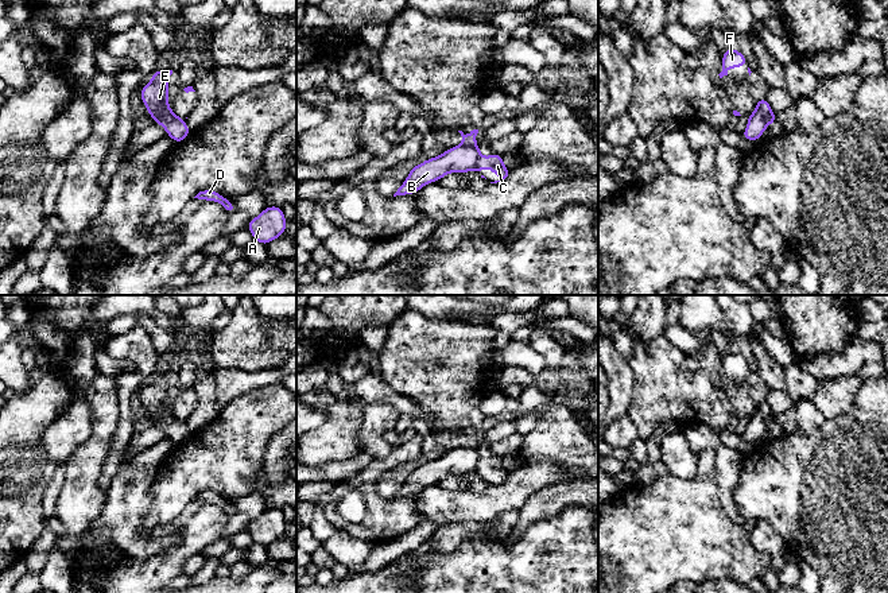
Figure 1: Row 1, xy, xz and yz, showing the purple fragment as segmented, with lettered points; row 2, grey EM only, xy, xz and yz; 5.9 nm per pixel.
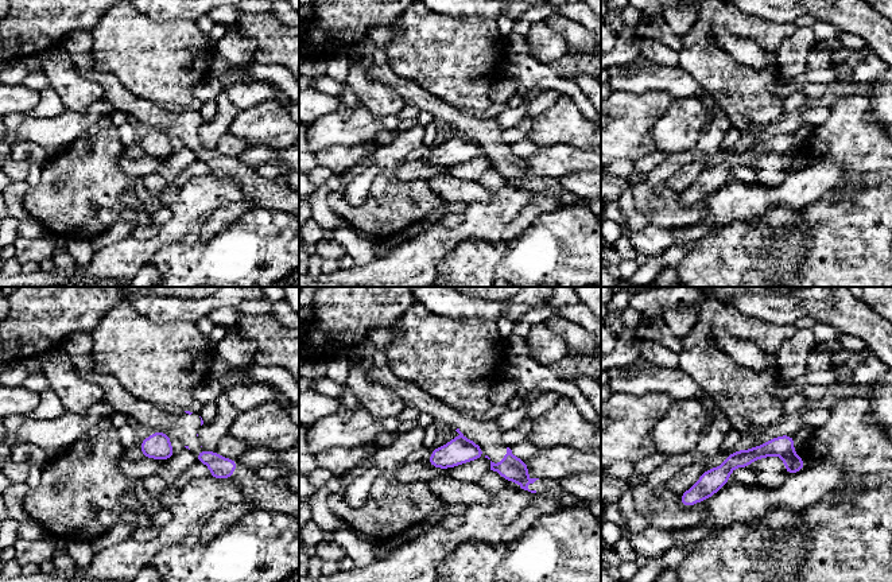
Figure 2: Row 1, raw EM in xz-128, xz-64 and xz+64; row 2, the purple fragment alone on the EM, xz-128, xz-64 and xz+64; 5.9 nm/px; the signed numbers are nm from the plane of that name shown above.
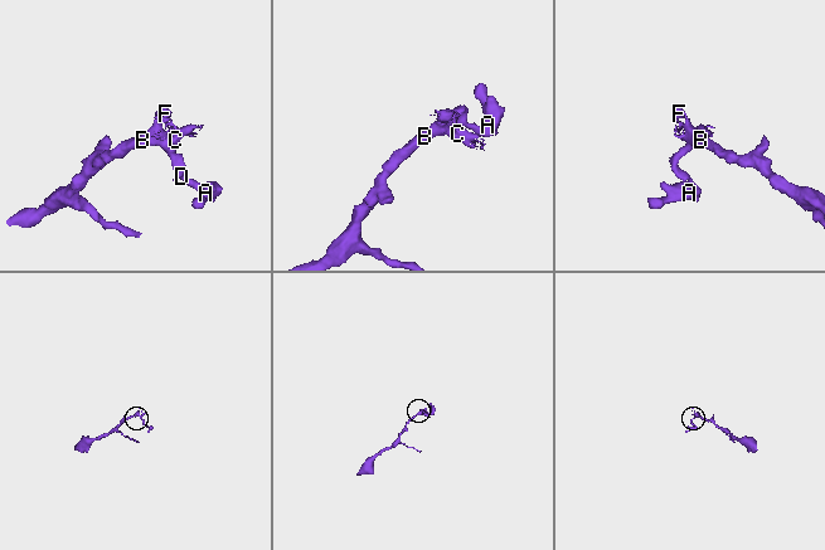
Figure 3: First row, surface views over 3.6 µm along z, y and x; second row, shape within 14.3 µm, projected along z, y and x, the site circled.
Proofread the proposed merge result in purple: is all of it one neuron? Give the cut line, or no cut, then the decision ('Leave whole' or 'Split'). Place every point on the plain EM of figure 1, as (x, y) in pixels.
Split along xz (464, 442), (470, 442), (480, 454). Split

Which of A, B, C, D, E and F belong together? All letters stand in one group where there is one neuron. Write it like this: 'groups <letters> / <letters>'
groups A B D E F / C

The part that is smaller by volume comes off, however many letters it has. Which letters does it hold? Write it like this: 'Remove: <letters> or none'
Remove: C

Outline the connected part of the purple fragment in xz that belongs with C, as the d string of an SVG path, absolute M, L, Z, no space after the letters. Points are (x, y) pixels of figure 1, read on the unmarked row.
M492 456L489 458L485 458L485 460L481 460L478 464L477 464L477 469L476 469L476 473L481 477L481 480L485 480L482 476L481 476L481 472L484 469L488 469L488 472L493 473L499 481L495 482L495 484L490 484L490 485L497 485L497 484L501 484L503 481L505 481L511 473L511 470L505 469L503 466L503 457L500 456Z

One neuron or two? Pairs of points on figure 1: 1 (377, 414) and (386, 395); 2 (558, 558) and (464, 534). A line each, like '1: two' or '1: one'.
1: two
2: two

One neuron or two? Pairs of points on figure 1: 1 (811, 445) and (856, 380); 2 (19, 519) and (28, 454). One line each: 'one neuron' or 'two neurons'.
1: two neurons
2: one neuron

